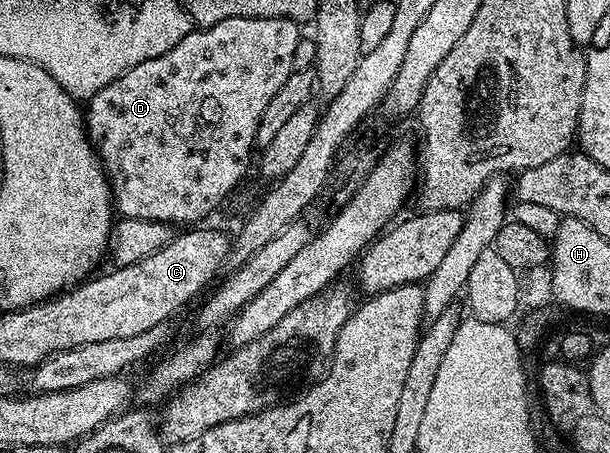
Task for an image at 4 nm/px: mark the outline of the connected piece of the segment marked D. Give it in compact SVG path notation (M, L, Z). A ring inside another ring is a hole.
M233 16L216 22L210 28L199 28L198 31L180 38L172 50L164 50L156 58L148 58L148 62L140 62L140 66L132 66L120 78L116 78L104 90L91 96L84 108L86 131L91 144L96 146L96 151L106 170L106 179L110 181L110 190L114 194L114 207L119 217L144 218L152 222L164 222L171 226L194 226L205 218L209 212L214 212L226 200L226 195L237 186L246 172L246 167L251 167L252 157L256 152L254 139L256 130L260 126L260 118L264 118L264 109L268 102L272 102L272 94L284 86L290 73L294 71L292 53L296 50L296 42L300 39L299 25L293 20L285 18L244 18Z

